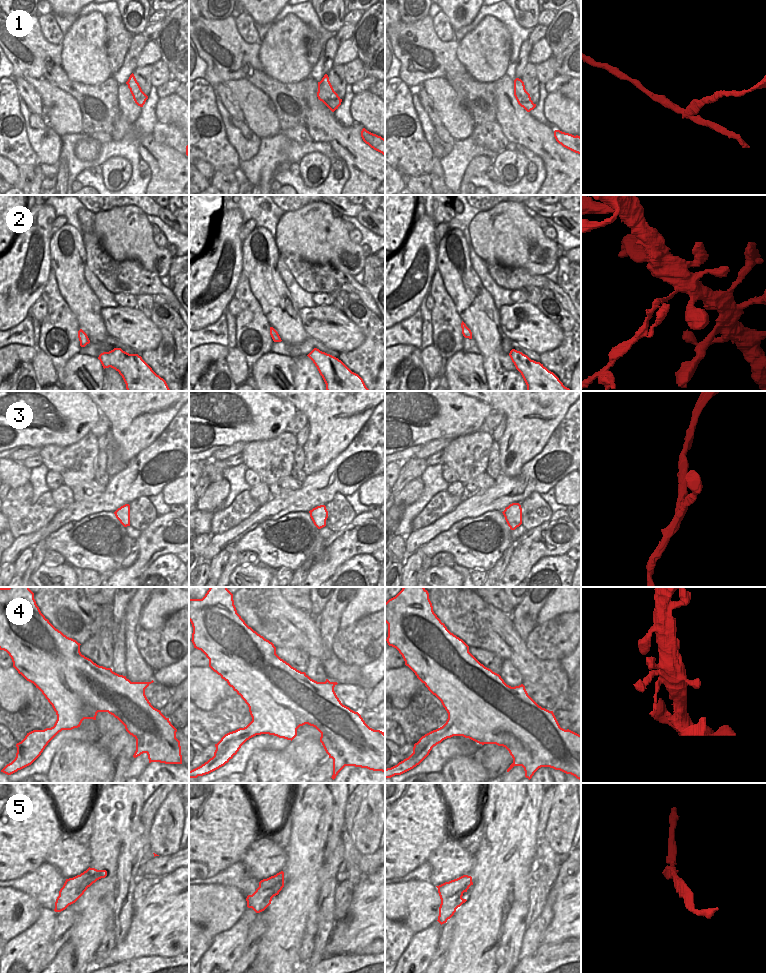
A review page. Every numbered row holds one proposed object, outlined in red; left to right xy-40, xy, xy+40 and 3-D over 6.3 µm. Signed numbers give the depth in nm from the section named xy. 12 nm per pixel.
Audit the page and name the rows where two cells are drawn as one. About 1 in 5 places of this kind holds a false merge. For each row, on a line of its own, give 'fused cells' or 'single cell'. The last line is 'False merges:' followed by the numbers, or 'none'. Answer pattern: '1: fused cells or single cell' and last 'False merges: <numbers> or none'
1: fused cells
2: fused cells
3: single cell
4: single cell
5: single cell
False merges: 1, 2

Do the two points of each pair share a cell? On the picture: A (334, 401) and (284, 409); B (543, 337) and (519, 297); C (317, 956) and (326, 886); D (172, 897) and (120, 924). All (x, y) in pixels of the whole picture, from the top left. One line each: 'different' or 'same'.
A: different
B: different
C: same
D: different

